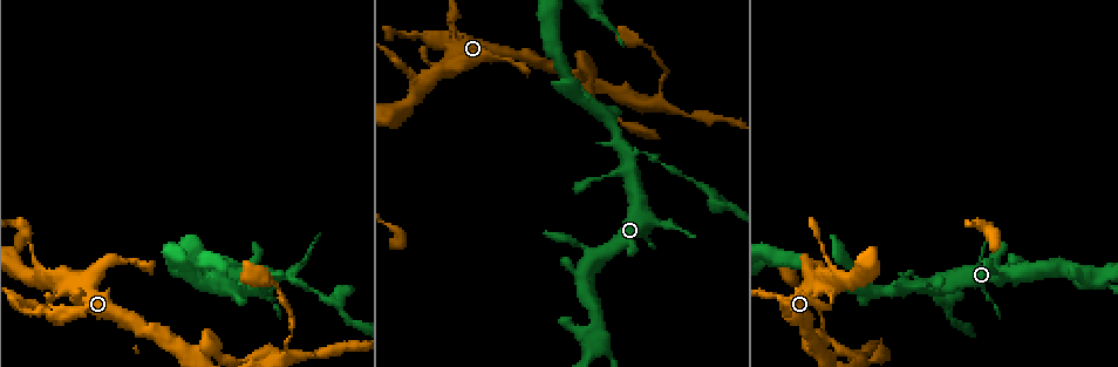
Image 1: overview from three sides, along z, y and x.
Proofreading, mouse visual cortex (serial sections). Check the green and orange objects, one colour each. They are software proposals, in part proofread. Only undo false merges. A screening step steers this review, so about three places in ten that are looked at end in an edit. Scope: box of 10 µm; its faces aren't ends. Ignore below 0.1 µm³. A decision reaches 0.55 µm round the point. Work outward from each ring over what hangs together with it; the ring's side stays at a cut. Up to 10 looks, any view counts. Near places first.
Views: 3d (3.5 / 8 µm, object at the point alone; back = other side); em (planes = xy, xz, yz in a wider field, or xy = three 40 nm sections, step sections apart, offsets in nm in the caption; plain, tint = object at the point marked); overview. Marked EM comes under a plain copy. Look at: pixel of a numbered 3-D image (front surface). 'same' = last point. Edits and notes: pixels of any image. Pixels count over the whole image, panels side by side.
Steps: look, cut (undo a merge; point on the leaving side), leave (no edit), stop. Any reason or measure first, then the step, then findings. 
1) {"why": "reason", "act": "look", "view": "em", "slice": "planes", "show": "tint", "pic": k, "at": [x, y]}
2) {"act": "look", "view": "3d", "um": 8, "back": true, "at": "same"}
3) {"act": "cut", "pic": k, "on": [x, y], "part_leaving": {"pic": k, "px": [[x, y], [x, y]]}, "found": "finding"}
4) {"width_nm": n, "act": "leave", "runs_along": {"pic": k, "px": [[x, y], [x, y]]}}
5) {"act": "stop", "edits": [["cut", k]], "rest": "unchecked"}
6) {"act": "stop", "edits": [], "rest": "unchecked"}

{"why": "abrupt turn", "act": "look", "view": "3d", "um": 3.5, "pic": 1, "at": [438, 76]}

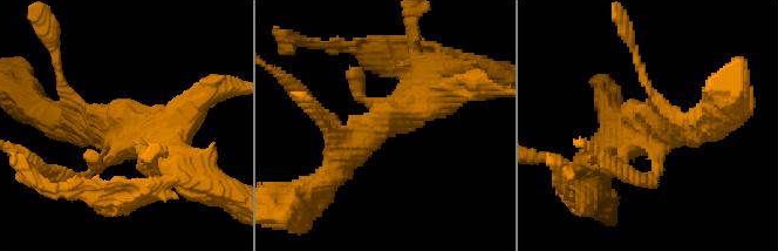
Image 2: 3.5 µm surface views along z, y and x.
{"act": "look", "view": "em", "slice": "xy", "step": 5, "show": "tint", "pic": 2, "at": [120, 128]}

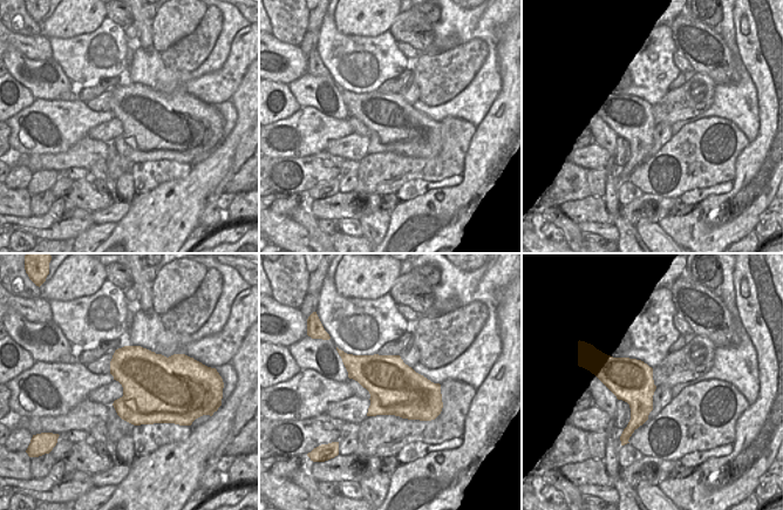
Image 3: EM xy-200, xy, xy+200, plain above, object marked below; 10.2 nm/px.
{"act": "leave", "runs_along": {"pic": 2, "px": [[436, 77], [327, 177]]}, "found": "continuous, no second cell"}

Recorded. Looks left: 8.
{"act": "look", "view": "3d", "um": 3.5, "pic": 1, "at": [205, 345]}

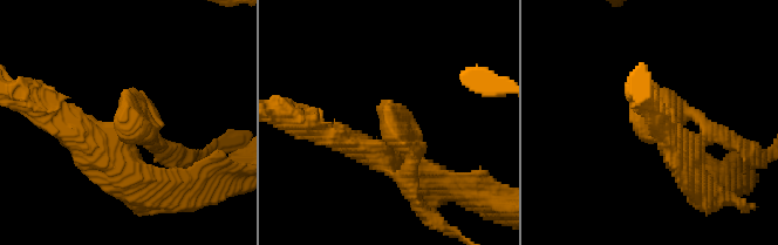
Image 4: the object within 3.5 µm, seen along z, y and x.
{"act": "look", "view": "em", "slice": "xy", "step": 1, "show": "tint", "pic": 4, "at": [123, 127]}

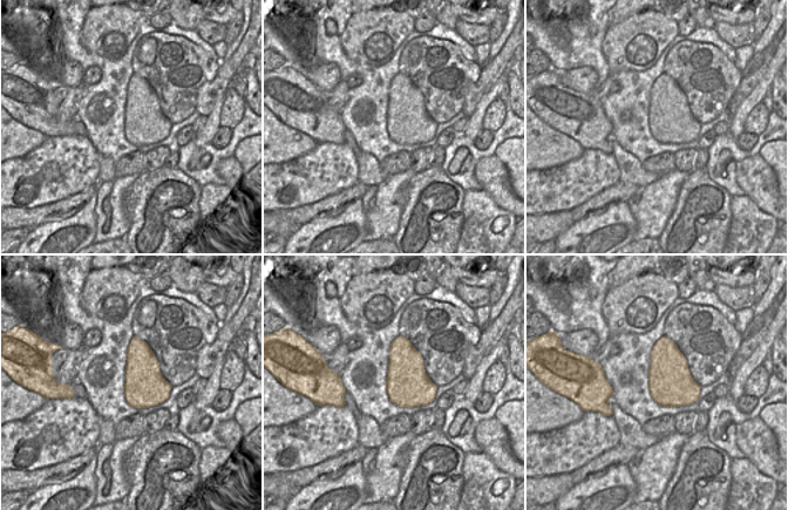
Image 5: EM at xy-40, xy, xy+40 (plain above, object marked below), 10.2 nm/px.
{"act": "leave", "runs_along": {"pic": 4, "px": [[332, 135], [396, 135], [418, 162]]}, "found": "all the same cell"}

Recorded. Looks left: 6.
{"act": "look", "view": "3d", "um": 3.5, "pic": 1, "at": [630, 157]}

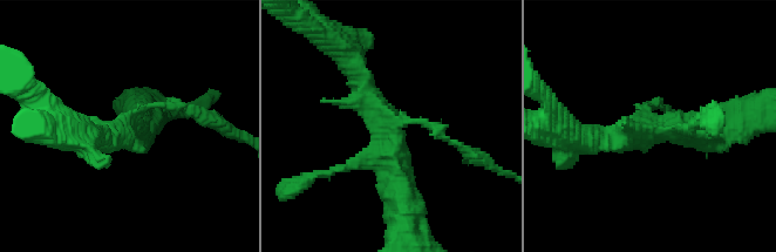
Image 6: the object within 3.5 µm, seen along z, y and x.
{"act": "look", "view": "em", "slice": "xy", "step": 3, "show": "tint", "pic": 6, "at": [126, 131]}

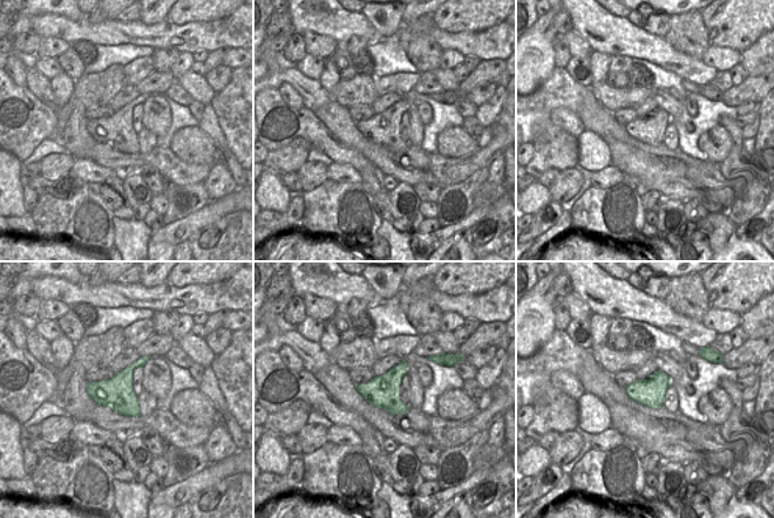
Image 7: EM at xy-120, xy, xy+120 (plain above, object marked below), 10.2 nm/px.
{"why": "cut it another way", "act": "look", "view": "em", "slice": "xy", "step": 2, "show": "tint", "at": "same"}

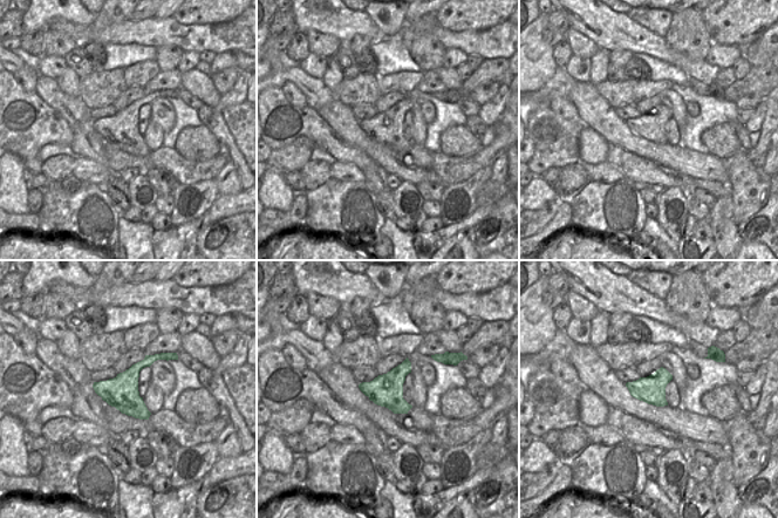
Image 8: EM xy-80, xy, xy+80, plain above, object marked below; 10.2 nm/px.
{"act": "cut", "pic": 6, "on": [198, 116], "border": {"pic": 8, "px": [[154, 355], [156, 360]]}, "found": "two cells meet here"}

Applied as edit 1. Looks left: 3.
{"why": "three-way junction", "act": "look", "view": "3d", "um": 3.5, "pic": 1, "at": [285, 347]}

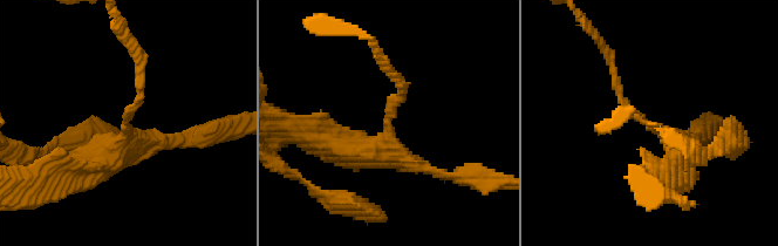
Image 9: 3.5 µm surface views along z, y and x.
{"arms": 3, "arm_widths_nm": [100, 200, 400], "act": "look", "view": "em", "slice": "planes", "show": "tint", "pic": 9, "at": [124, 128]}

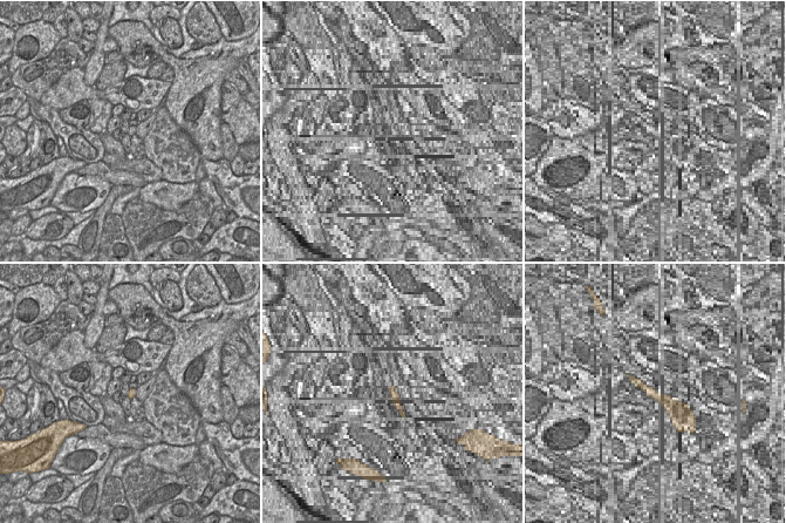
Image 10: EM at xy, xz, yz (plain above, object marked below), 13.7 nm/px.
{"why": "cut it another way", "act": "look", "view": "em", "slice": "xy", "step": 3, "show": "tint", "at": "same"}

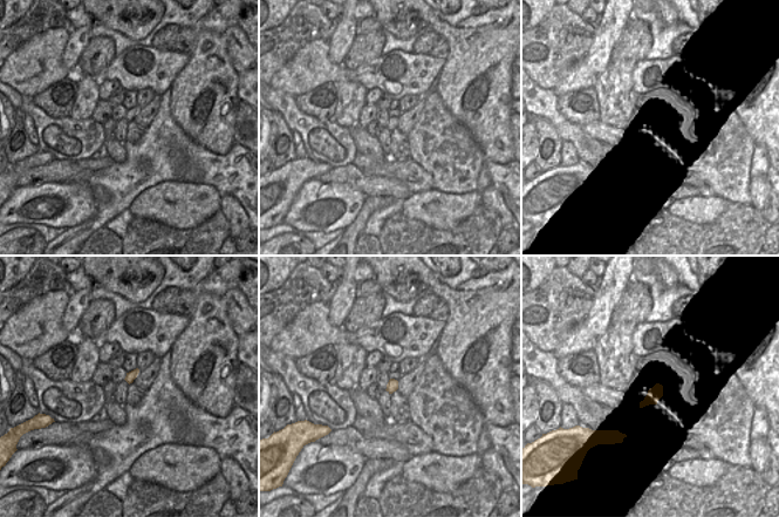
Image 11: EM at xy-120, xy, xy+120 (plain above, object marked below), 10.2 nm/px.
{"act": "leave", "runs_along": {"pic": 9, "px": [[676, 173], [680, 152], [628, 109], [613, 69]]}, "found": "one cell here"}

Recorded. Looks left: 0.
{"act": "stop", "edits": [["cut", 6]], "rest": "unchecked"}

